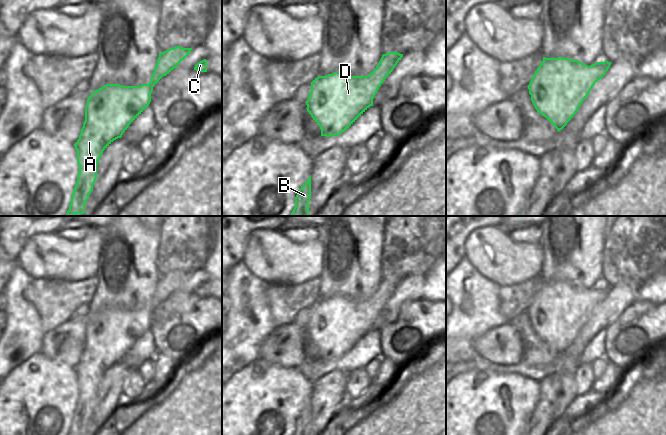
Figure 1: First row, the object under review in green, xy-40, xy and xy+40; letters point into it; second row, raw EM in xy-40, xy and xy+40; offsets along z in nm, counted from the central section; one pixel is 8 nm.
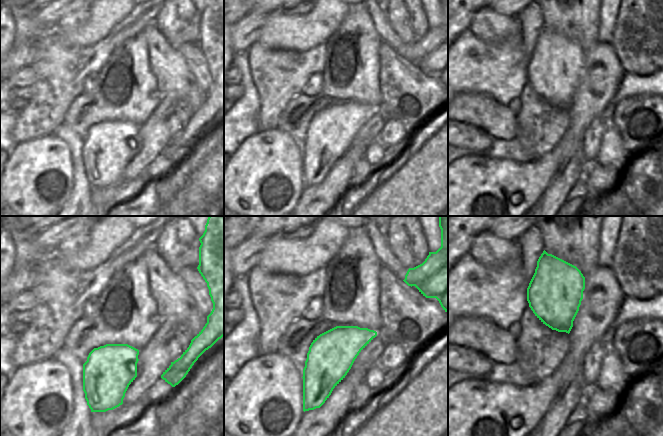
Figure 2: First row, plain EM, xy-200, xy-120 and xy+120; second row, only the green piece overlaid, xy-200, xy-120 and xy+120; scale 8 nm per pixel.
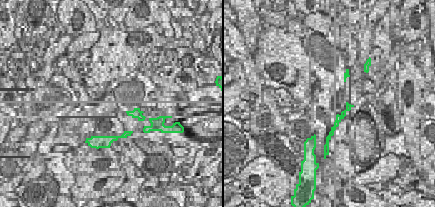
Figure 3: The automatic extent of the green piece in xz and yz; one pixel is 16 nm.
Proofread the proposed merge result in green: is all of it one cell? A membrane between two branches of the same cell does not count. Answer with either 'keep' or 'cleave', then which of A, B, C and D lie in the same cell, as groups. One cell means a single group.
cleave | A B D / C

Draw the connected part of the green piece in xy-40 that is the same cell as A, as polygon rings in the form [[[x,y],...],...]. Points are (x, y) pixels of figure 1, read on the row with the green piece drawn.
[[[153,72],[148,84],[140,86],[106,84],[91,93],[85,105],[85,121],[79,139],[74,144],[77,151],[79,173],[66,216],[85,213],[85,203],[93,191],[93,185],[97,179],[97,165],[103,151],[114,140],[121,138],[129,125],[149,106],[153,87],[161,78],[162,76],[158,72]]]

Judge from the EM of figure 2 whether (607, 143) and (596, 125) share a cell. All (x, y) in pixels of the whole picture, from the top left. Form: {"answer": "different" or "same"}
{"answer": "different"}

